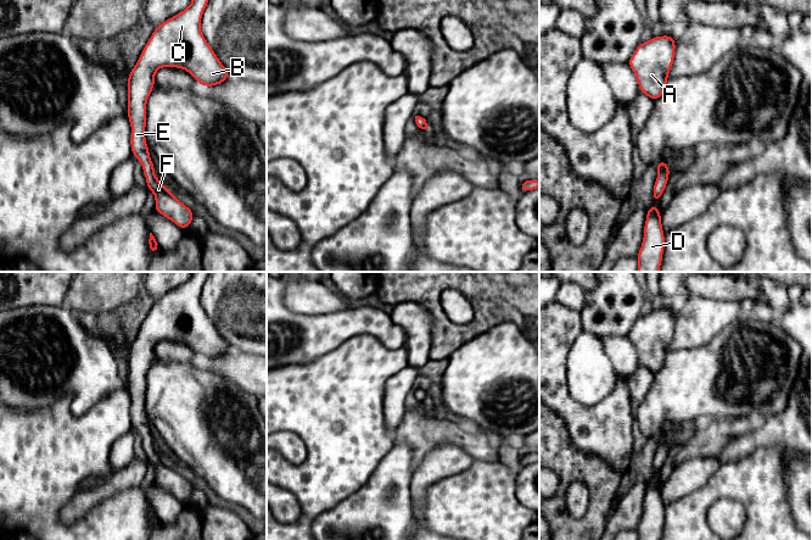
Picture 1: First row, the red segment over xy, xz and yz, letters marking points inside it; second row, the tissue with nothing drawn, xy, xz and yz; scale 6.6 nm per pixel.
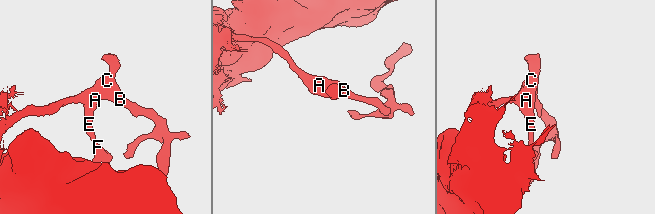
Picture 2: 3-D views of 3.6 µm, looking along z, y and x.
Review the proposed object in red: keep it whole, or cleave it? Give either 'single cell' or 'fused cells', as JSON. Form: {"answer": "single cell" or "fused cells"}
{"answer": "single cell"}

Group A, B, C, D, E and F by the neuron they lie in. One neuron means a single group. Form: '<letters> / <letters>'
A B C D E F

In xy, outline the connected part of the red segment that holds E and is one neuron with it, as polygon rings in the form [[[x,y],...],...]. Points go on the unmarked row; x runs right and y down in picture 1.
[[[192,272],[191,278],[156,299],[142,322],[138,336],[128,347],[128,393],[131,397],[131,428],[142,438],[149,464],[156,468],[155,484],[183,503],[191,497],[195,485],[179,474],[155,449],[155,436],[145,412],[146,374],[156,357],[155,345],[166,339],[184,341],[203,360],[215,360],[231,347],[218,333],[200,302],[209,272]]]

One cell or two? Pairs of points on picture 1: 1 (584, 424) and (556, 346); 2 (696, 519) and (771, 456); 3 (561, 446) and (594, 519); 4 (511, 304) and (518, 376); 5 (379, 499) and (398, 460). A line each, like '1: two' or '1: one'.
1: one
2: one
3: one
4: two
5: one

